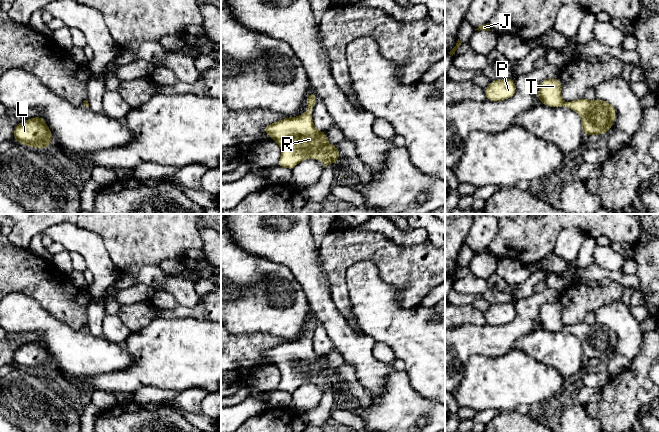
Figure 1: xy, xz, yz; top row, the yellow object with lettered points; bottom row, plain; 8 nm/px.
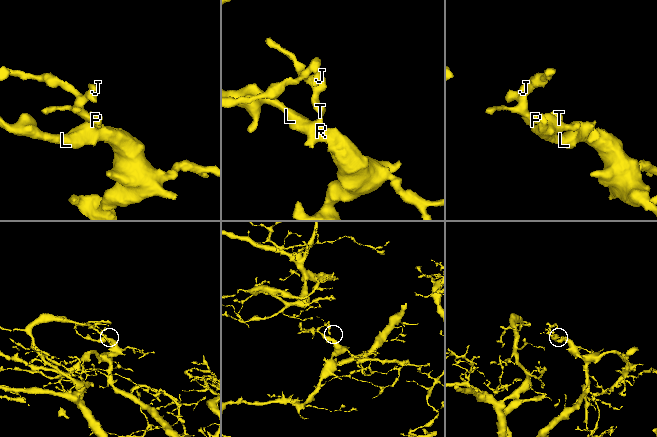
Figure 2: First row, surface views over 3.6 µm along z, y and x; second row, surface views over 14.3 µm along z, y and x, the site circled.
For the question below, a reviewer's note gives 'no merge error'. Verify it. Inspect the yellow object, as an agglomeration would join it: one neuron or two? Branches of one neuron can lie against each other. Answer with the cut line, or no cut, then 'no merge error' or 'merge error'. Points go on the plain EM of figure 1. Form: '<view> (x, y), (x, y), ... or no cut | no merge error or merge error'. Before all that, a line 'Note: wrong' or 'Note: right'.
Note: right
no cut | no merge error

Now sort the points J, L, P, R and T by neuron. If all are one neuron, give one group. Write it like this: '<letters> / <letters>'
J L P R T

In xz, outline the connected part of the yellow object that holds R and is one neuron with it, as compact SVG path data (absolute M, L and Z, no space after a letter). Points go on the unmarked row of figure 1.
M310 317L306 322L309 333L305 337L299 341L282 343L263 352L282 373L277 390L292 394L306 382L321 383L323 392L330 386L337 389L338 369L330 369L326 356L318 355L312 345L312 333L317 323L316 317Z

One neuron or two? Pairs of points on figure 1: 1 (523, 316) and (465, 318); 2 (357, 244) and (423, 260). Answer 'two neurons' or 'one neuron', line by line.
1: two neurons
2: one neuron

